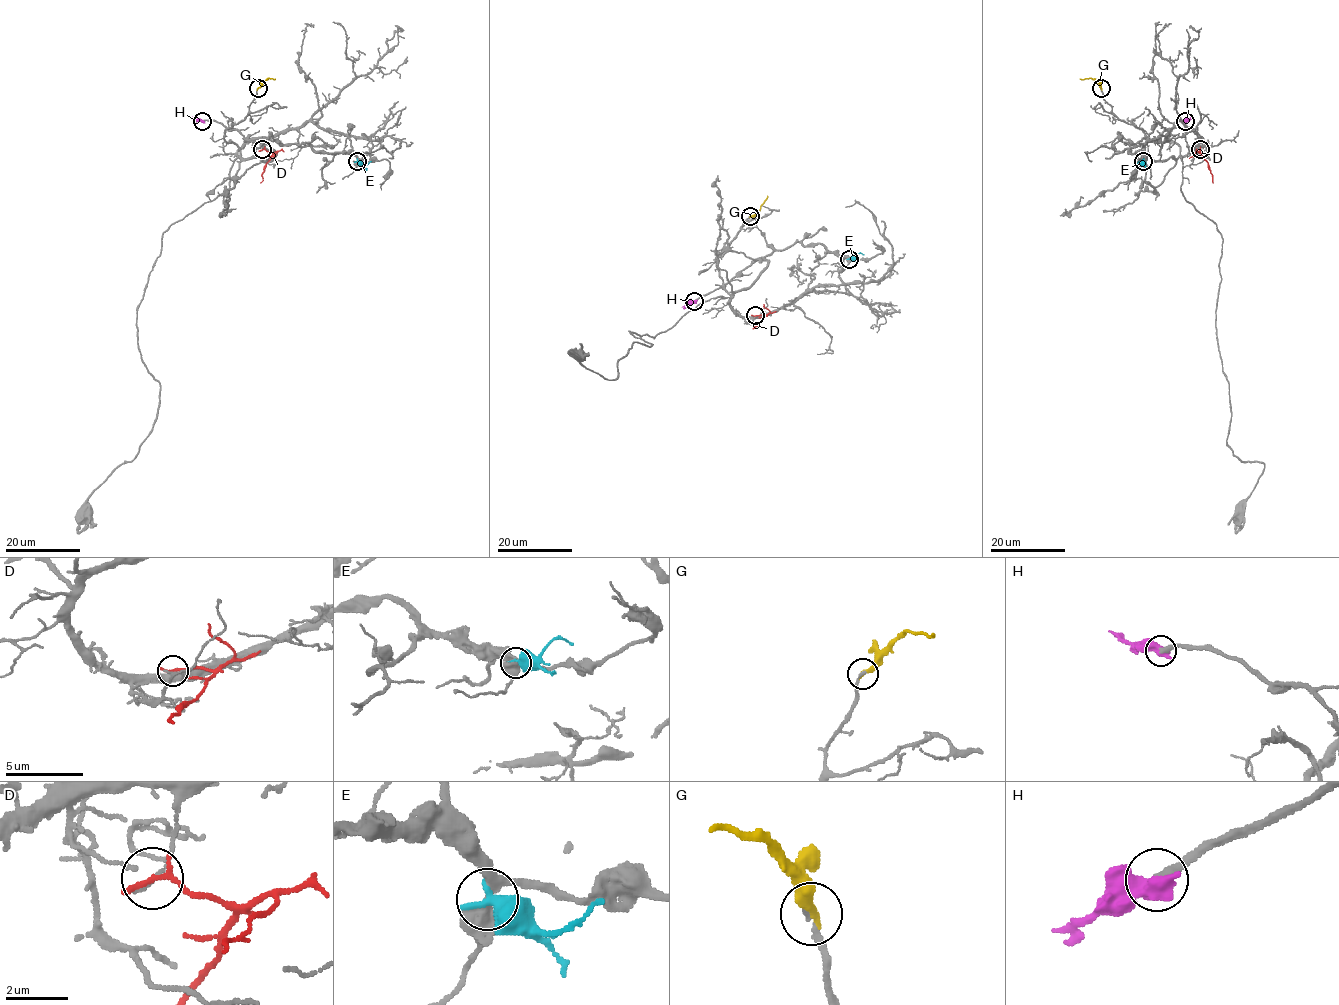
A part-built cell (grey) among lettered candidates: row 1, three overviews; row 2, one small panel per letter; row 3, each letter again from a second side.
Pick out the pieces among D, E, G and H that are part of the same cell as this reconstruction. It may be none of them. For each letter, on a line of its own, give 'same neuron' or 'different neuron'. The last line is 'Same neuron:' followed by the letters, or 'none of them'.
D: different neuron
E: different neuron
G: same neuron
H: same neuron
Same neuron: G, H

